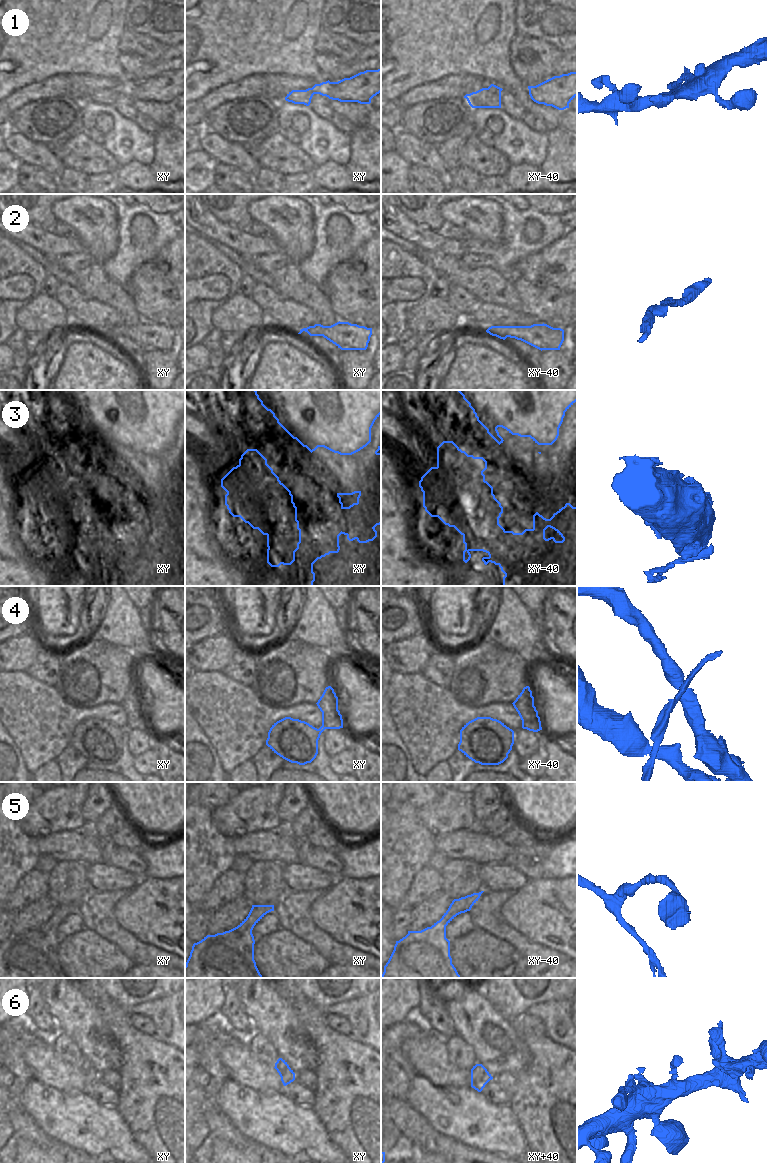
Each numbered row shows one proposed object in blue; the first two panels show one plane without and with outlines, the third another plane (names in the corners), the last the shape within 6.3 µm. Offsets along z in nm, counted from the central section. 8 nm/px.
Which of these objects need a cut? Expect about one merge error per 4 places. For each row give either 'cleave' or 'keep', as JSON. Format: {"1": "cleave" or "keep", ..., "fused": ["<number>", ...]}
{"1": "keep", "2": "cleave", "3": "cleave", "4": "keep", "5": "keep", "6": "keep", "fused": ["2", "3"]}

